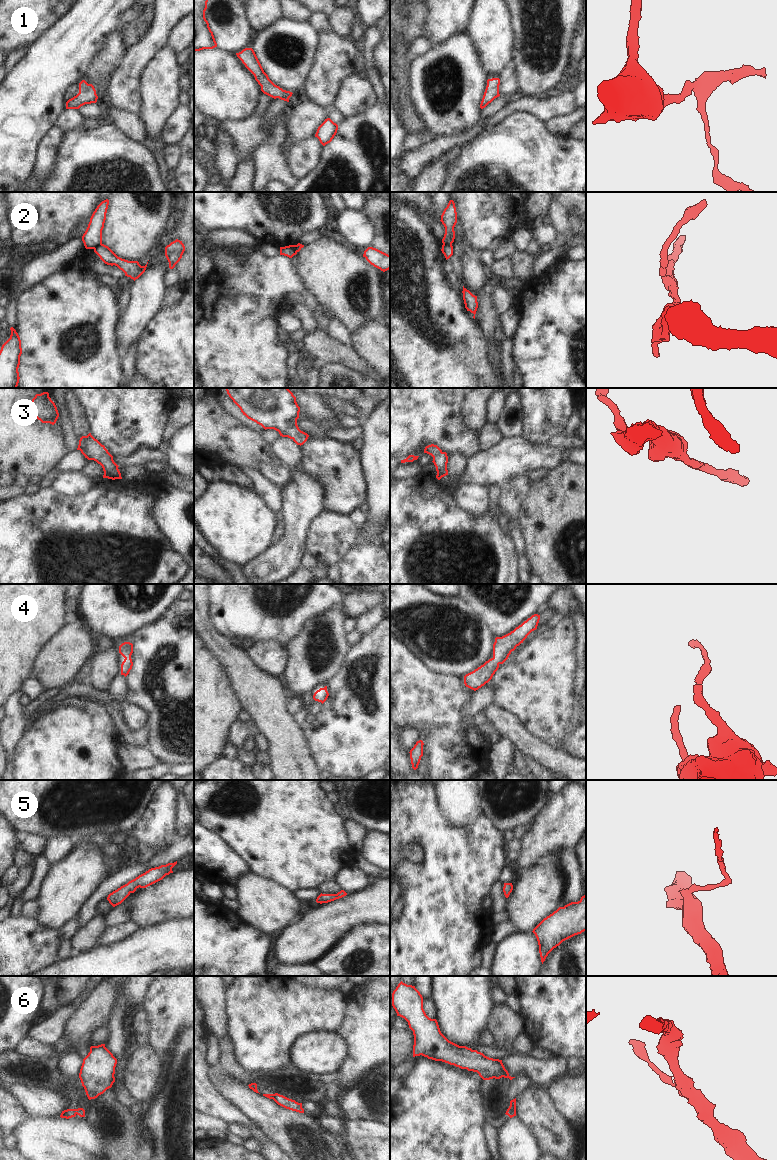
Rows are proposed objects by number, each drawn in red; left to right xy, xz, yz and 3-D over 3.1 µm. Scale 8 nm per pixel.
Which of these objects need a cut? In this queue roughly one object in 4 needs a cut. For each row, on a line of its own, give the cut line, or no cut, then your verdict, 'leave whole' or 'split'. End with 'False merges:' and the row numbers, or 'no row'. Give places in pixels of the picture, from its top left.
1: no cut | leave whole
2: yz (443, 243), (451, 245) | split
3: no cut | leave whole
4: no cut | leave whole
5: no cut | leave whole
6: xy (76, 1109), (77, 1113) | split
False merges: 2, 6

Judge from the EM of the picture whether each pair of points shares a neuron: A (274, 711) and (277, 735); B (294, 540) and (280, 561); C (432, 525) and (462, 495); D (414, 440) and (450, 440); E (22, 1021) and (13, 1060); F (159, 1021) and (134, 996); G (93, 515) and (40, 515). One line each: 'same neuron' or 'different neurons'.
A: same neuron
B: same neuron
C: different neurons
D: same neuron
E: different neurons
F: different neurons
G: same neuron

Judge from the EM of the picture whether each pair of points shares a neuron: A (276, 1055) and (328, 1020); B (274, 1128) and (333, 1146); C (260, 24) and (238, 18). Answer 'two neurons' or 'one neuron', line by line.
A: one neuron
B: one neuron
C: two neurons

